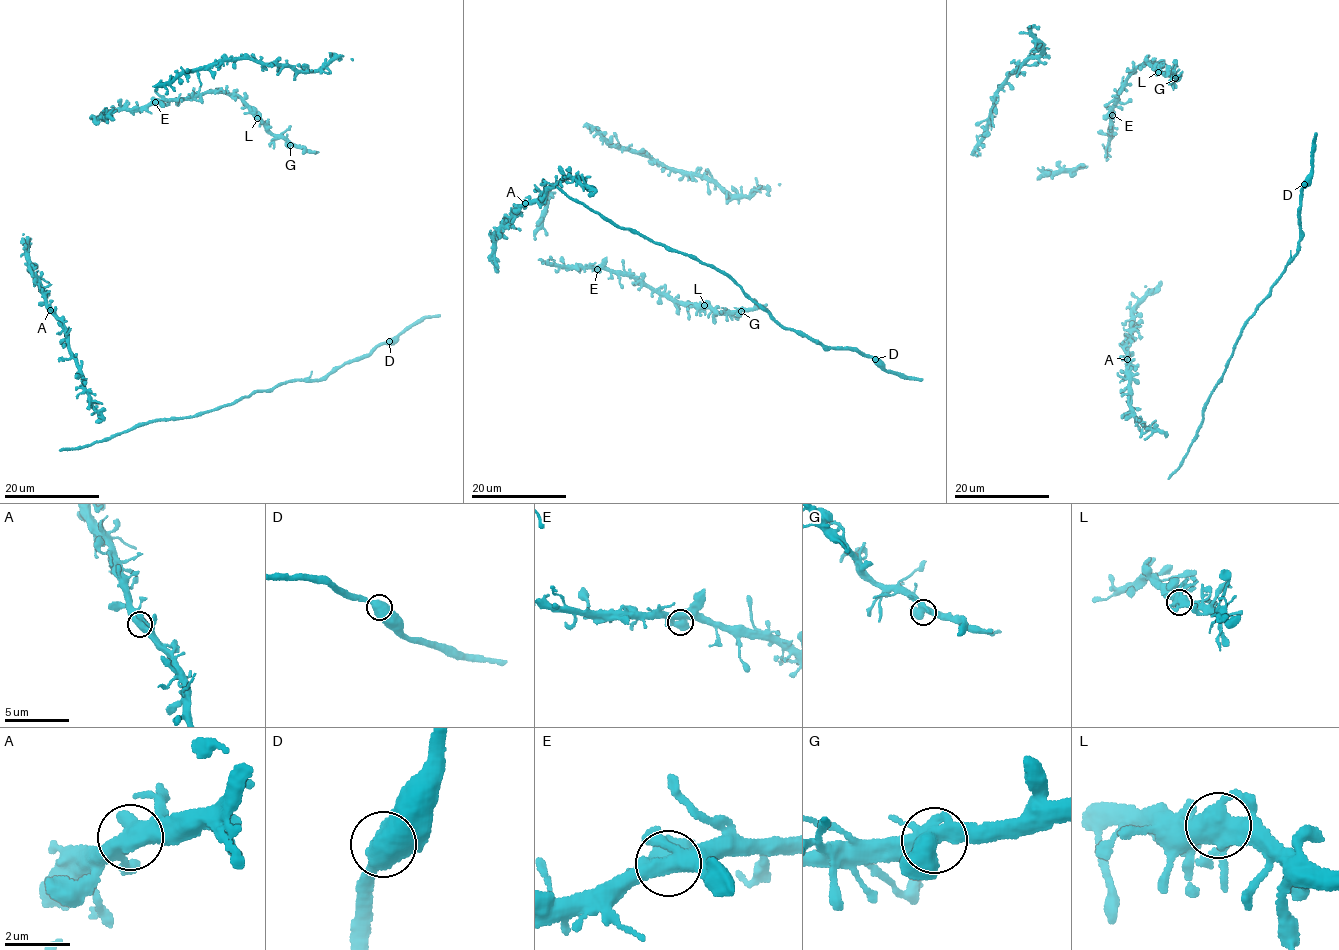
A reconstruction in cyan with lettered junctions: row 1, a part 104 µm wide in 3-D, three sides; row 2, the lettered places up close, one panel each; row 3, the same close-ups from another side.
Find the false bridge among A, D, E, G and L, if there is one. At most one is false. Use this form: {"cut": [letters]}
{"cut": []}

